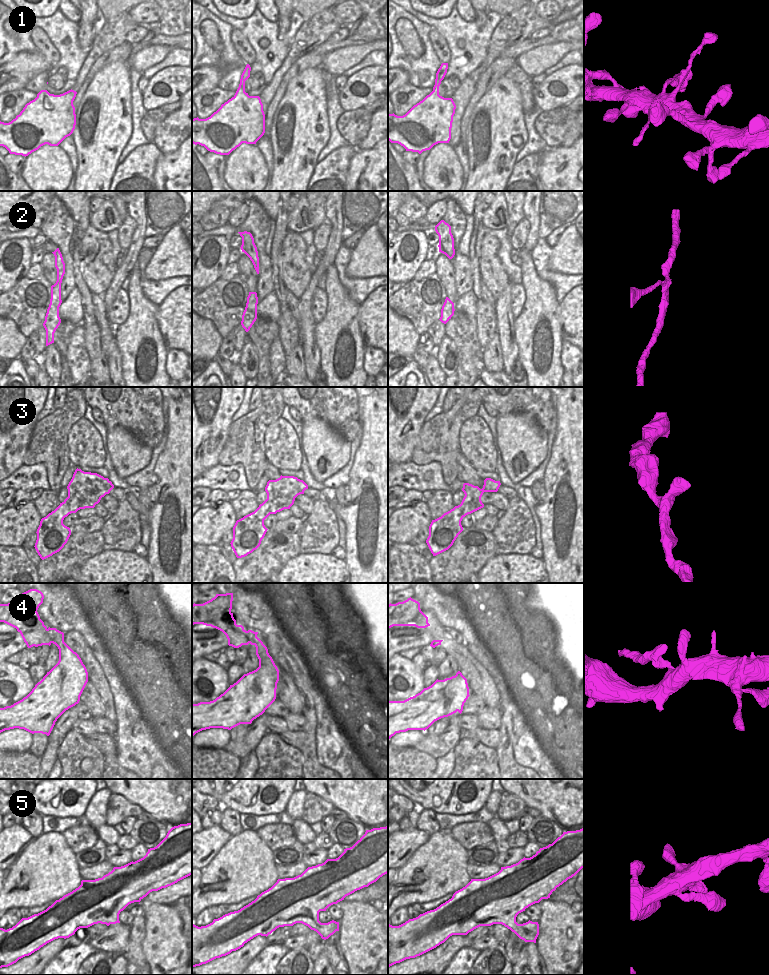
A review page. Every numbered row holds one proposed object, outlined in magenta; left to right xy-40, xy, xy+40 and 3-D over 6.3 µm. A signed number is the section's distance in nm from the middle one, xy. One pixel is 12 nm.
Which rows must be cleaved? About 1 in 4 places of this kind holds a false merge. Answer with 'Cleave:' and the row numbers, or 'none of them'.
Cleave: 4

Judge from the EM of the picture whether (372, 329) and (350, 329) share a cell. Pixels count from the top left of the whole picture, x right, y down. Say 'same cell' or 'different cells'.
different cells

